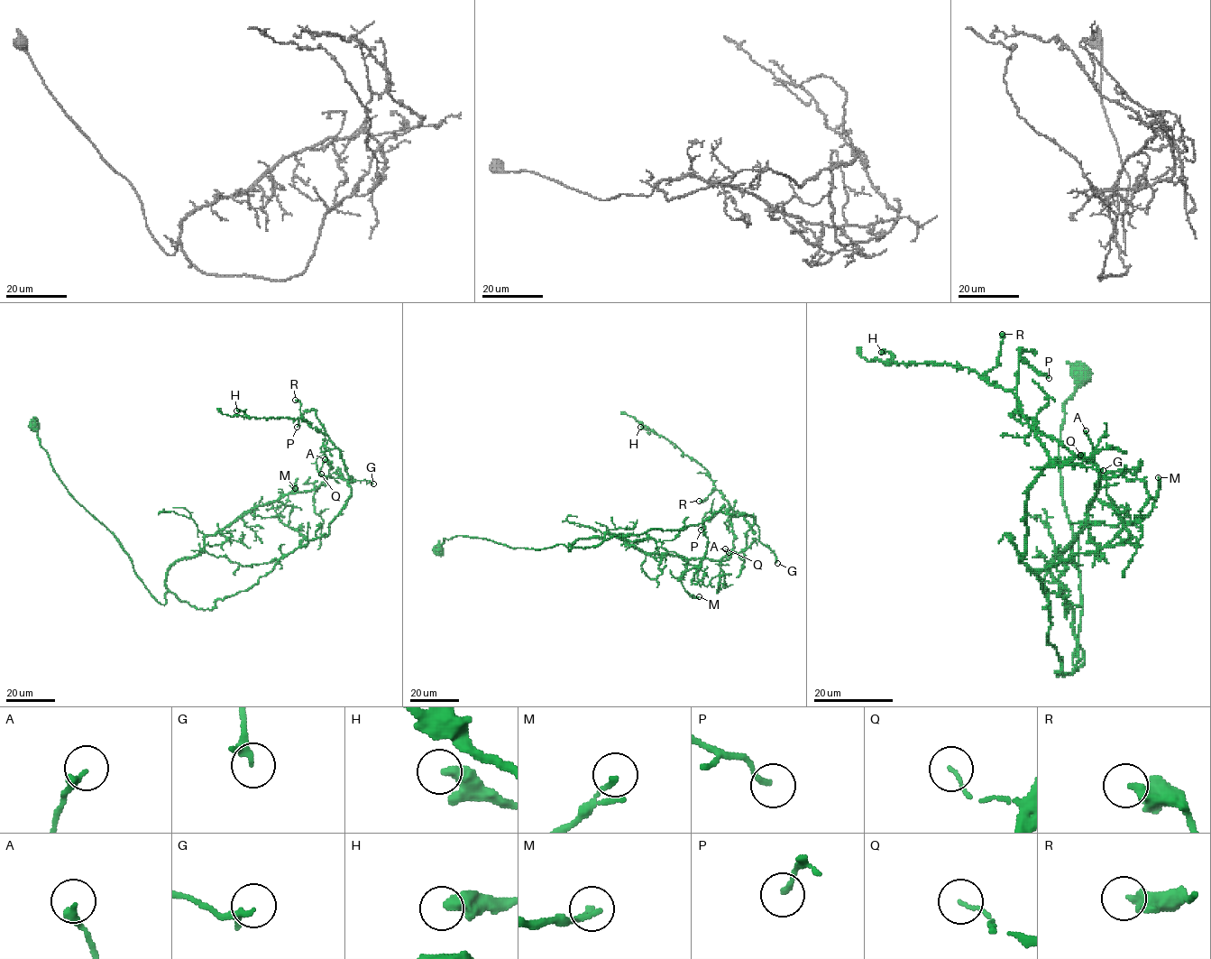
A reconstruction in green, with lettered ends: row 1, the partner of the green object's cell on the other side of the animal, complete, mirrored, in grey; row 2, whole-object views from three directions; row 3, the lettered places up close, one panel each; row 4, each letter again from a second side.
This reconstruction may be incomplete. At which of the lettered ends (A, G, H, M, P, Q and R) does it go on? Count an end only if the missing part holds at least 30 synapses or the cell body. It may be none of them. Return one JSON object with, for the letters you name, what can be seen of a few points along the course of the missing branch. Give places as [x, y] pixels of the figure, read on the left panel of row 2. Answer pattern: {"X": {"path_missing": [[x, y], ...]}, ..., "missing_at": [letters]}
{"missing_at": []}

